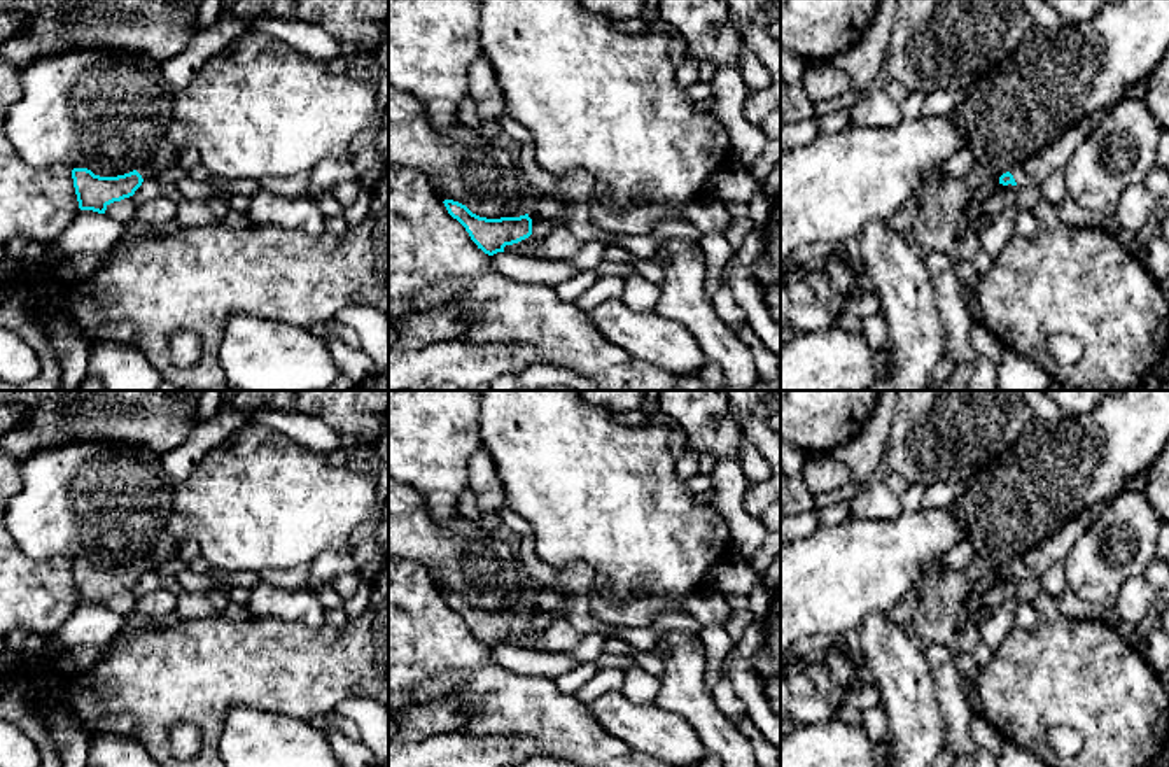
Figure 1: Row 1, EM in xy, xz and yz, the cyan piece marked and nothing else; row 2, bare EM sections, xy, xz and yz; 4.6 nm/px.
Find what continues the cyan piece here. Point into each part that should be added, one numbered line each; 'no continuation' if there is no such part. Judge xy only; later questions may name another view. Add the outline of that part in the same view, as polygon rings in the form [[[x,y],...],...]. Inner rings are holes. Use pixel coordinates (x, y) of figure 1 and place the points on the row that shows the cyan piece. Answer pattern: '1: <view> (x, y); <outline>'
1: xy (168, 153); [[[164,144],[159,163],[154,166],[136,166],[136,172],[142,175],[144,180],[154,179],[159,166],[175,163],[177,152],[178,152],[177,147]]]

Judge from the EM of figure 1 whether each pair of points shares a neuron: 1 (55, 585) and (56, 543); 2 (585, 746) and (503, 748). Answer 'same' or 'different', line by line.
1: different
2: different

